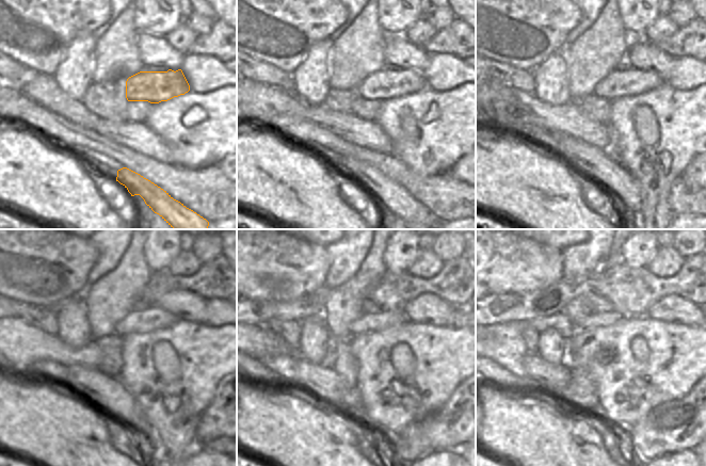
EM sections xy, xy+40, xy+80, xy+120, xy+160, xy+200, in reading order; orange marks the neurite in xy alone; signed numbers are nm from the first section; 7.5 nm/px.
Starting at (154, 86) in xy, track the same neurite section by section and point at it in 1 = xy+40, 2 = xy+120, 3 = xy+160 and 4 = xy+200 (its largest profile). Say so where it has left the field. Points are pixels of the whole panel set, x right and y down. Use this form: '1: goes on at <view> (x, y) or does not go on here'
1: goes on at xy+40 (384, 84)
2: goes on at xy+120 (142, 321)
3: goes on at xy+160 (379, 321)
4: goes on at xy+200 (594, 320)

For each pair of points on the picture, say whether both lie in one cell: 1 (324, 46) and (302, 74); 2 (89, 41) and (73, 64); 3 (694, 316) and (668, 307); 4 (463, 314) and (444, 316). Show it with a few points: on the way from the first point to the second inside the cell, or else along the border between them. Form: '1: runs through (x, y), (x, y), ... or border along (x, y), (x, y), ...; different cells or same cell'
1: runs through (320, 52), (319, 57), (308, 67); same cell
2: runs through (85, 46), (80, 51), (78, 59); same cell
3: runs through (688, 314), (674, 309); same cell
4: border along (454, 306), (454, 319), (451, 326); different cells

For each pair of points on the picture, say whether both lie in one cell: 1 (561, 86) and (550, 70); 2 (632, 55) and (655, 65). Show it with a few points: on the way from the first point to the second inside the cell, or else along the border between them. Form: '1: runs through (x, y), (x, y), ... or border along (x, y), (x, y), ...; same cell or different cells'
1: runs through (557, 82), (551, 75); same cell
2: runs through (638, 55), (644, 55), (650, 60); same cell

